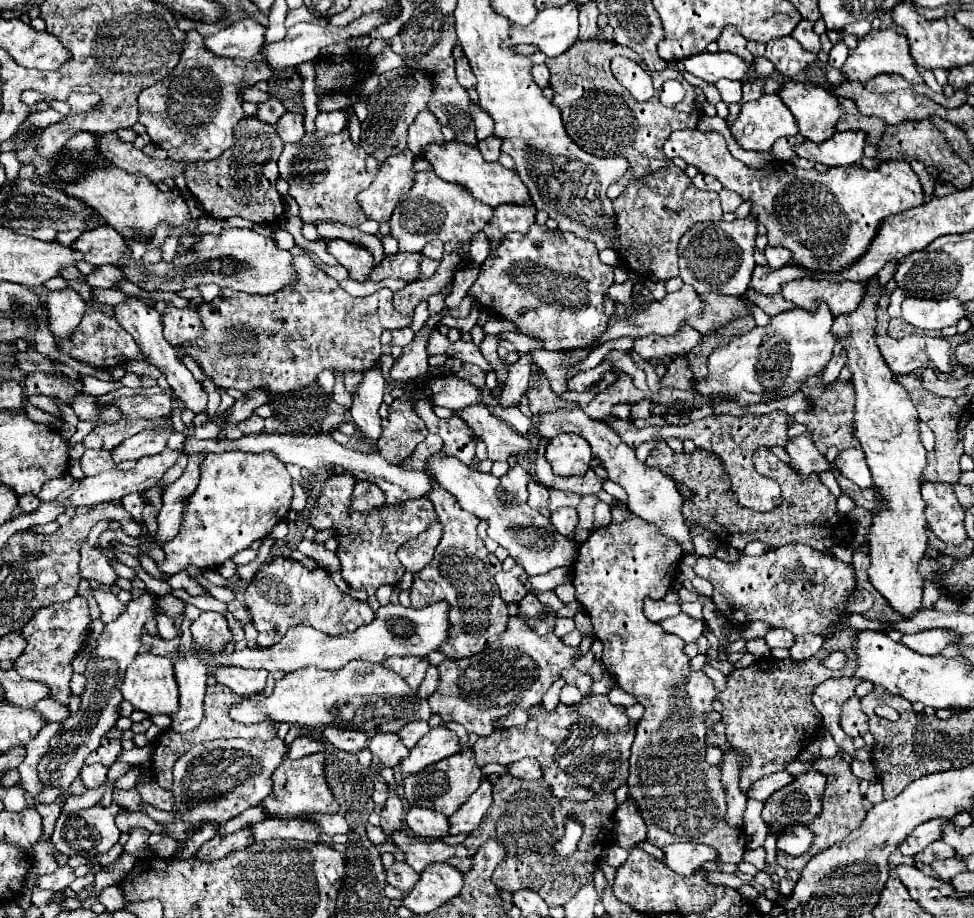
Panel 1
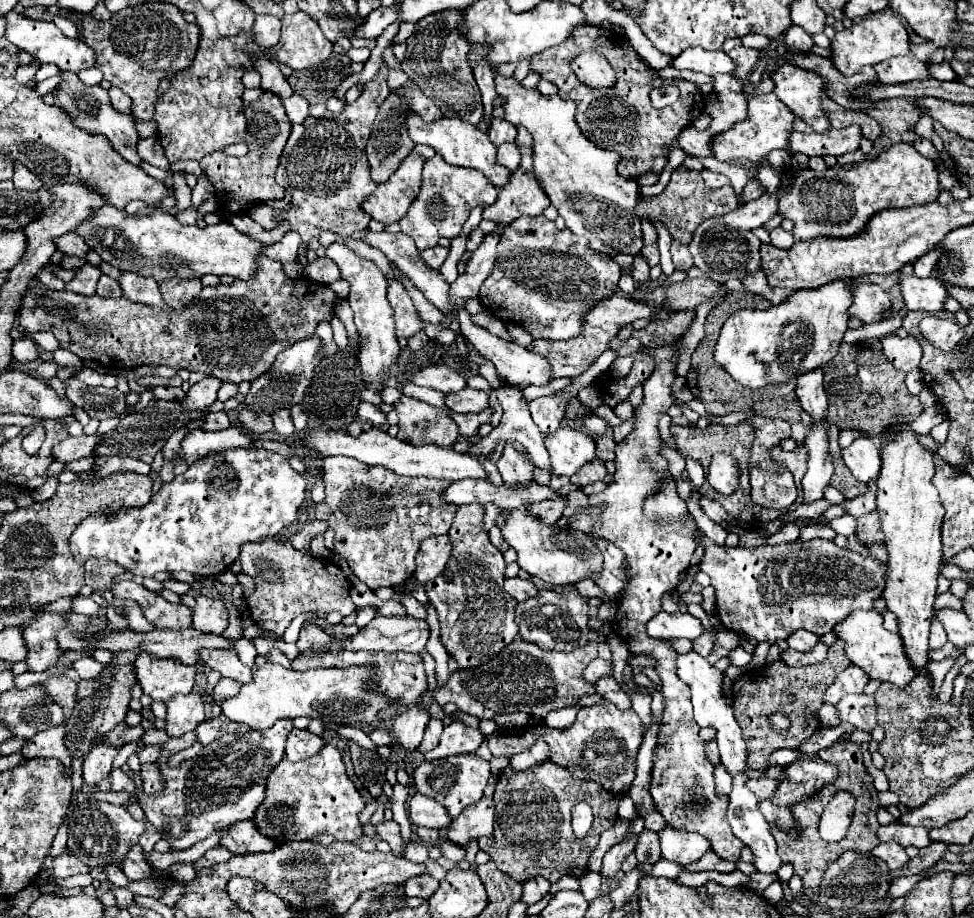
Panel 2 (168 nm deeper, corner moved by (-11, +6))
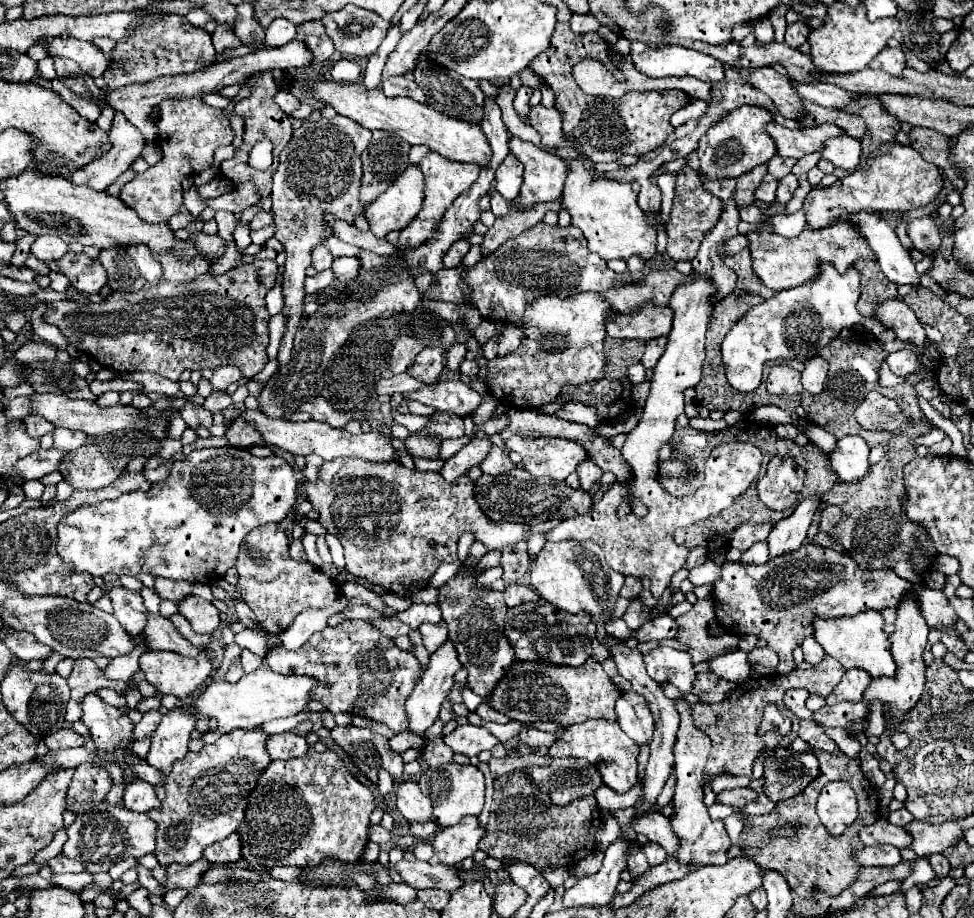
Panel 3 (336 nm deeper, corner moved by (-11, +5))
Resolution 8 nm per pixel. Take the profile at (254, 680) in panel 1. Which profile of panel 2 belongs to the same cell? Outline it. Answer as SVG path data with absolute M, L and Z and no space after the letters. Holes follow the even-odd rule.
M202 649L200 659L212 669L218 671L222 677L236 679L238 683L248 683L252 679L252 669L240 663L236 653L220 651L220 649Z

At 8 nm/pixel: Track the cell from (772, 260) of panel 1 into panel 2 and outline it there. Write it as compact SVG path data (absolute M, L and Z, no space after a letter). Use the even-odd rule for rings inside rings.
M776 227L772 233L770 233L770 237L772 237L772 245L776 245L776 247L792 247L796 241L792 239L792 233L786 233L782 227Z

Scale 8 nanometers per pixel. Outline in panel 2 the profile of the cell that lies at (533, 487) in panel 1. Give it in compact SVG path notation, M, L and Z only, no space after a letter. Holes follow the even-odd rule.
M502 385L500 389L496 389L496 395L498 395L498 401L500 401L500 405L502 405L502 409L504 409L504 415L502 415L498 427L494 427L488 437L484 437L478 445L474 445L470 453L472 453L472 455L488 455L488 453L494 449L494 445L498 445L498 441L512 441L512 443L518 441L518 443L524 445L528 457L536 463L536 467L540 467L540 469L544 469L544 471L550 473L550 487L552 487L552 489L558 489L558 487L562 487L562 485L568 485L568 477L554 475L554 473L550 471L550 463L548 463L546 447L544 447L544 437L542 437L540 429L536 427L536 423L534 423L532 417L530 417L528 401L526 401L522 389L520 389L520 387L514 387L514 385Z

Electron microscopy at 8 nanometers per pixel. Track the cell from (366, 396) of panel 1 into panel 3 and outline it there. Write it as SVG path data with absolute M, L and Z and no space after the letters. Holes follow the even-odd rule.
M334 258L332 262L334 276L344 284L352 282L358 276L358 268L360 268L358 258Z

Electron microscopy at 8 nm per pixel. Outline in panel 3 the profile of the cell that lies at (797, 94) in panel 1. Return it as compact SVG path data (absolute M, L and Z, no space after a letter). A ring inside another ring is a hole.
M766 66L766 68L756 68L750 78L750 84L754 84L754 88L762 90L766 96L772 98L772 102L776 104L778 112L784 118L796 118L796 116L804 116L804 106L800 96L796 94L796 90L790 84L790 78L778 74L774 68Z

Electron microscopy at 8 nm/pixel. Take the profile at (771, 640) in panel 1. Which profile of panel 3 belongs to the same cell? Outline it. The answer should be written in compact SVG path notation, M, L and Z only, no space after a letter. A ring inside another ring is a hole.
M808 636L808 638L804 640L802 650L804 650L804 660L806 660L808 664L812 664L812 666L820 664L820 662L822 662L822 658L826 656L824 648L822 648L822 646L812 638L812 636Z

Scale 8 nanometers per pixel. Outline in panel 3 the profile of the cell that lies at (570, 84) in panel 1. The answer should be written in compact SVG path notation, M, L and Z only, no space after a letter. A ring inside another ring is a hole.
M556 24L554 36L550 38L550 48L542 52L542 56L536 56L536 60L530 64L530 68L542 76L544 84L552 88L556 102L554 108L562 114L564 126L562 132L566 136L572 136L578 142L578 150L588 156L592 162L614 162L616 158L624 154L642 156L654 148L658 148L668 134L674 130L670 126L670 116L684 108L690 102L690 96L682 90L664 90L664 92L626 92L622 98L600 98L584 94L582 88L576 84L572 76L572 66L578 64L584 58L602 60L608 72L614 74L616 80L622 82L624 74L618 70L618 66L610 60L610 48L608 44L596 34L584 34L576 36L570 30L570 24Z

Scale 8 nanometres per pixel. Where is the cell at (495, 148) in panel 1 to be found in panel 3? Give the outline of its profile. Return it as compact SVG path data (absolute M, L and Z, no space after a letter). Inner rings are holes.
M508 154L500 168L496 170L496 190L506 198L514 200L518 196L518 190L522 186L522 164L514 154Z

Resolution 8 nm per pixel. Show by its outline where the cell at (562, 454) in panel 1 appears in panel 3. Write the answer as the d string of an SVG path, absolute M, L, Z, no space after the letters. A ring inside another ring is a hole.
M512 436L506 446L522 456L522 466L536 478L566 480L586 460L586 450L566 438Z

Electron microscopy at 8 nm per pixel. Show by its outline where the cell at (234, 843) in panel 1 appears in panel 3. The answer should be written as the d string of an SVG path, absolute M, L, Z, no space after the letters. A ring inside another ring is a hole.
M204 858L194 862L190 868L184 868L180 864L170 864L166 868L166 878L162 880L162 888L164 890L174 890L174 888L192 890L198 884L198 880L206 868L210 868L210 862Z

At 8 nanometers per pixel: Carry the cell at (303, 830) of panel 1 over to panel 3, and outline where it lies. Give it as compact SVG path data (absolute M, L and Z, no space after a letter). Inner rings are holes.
M234 832L230 834L226 840L214 842L210 846L206 846L204 850L204 858L210 864L228 864L228 862L238 862L242 858L240 854L240 836Z

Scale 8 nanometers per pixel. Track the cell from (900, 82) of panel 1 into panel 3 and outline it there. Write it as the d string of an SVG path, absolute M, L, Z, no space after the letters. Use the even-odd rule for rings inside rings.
M886 46L868 66L874 68L874 70L884 70L884 72L888 72L888 74L900 76L902 70L904 70L904 54L902 54L900 48L890 48L890 46Z

